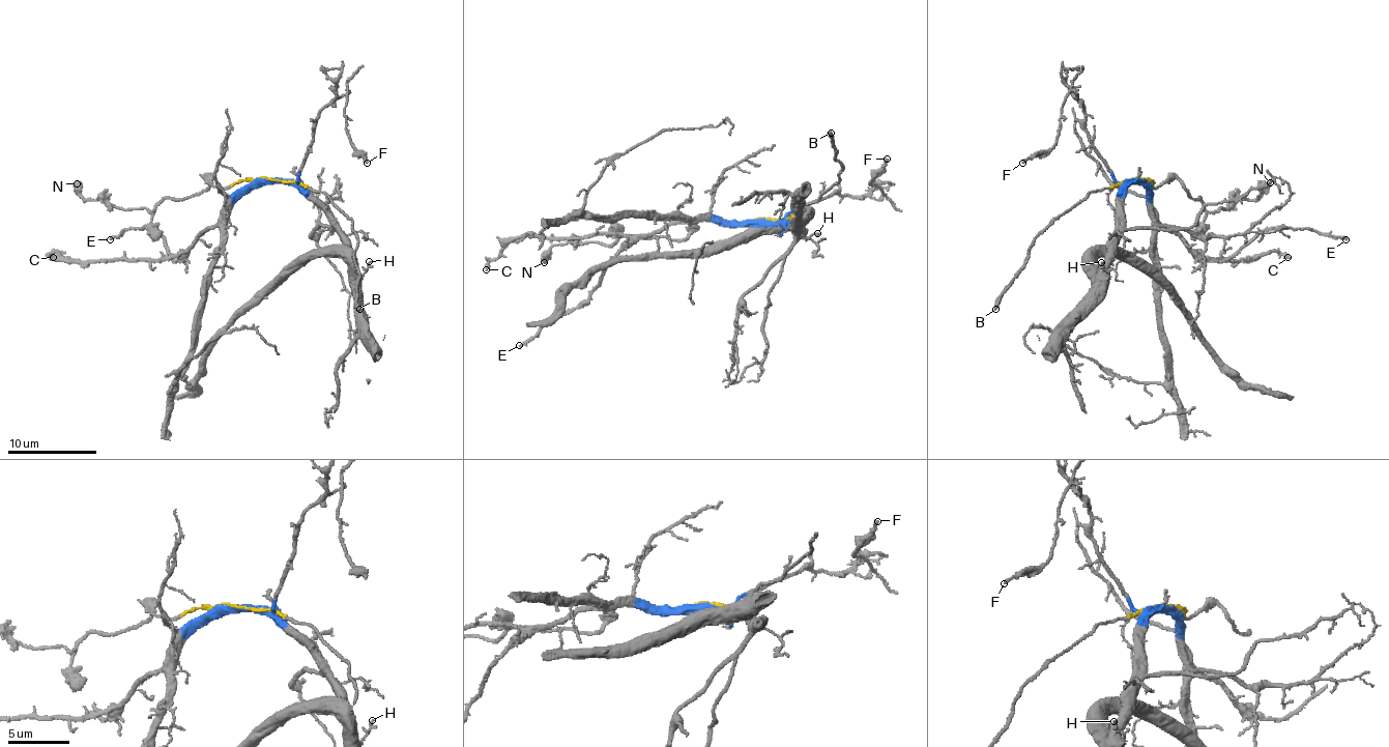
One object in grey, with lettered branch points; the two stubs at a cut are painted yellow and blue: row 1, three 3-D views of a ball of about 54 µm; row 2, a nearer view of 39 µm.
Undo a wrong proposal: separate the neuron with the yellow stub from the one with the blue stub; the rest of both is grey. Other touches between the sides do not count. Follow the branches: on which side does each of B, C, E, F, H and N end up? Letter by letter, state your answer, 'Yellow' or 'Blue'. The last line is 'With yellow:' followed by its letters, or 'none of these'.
B: Yellow
C: Blue
E: Blue
F: Blue
H: Blue
N: Yellow
With yellow: B, N

